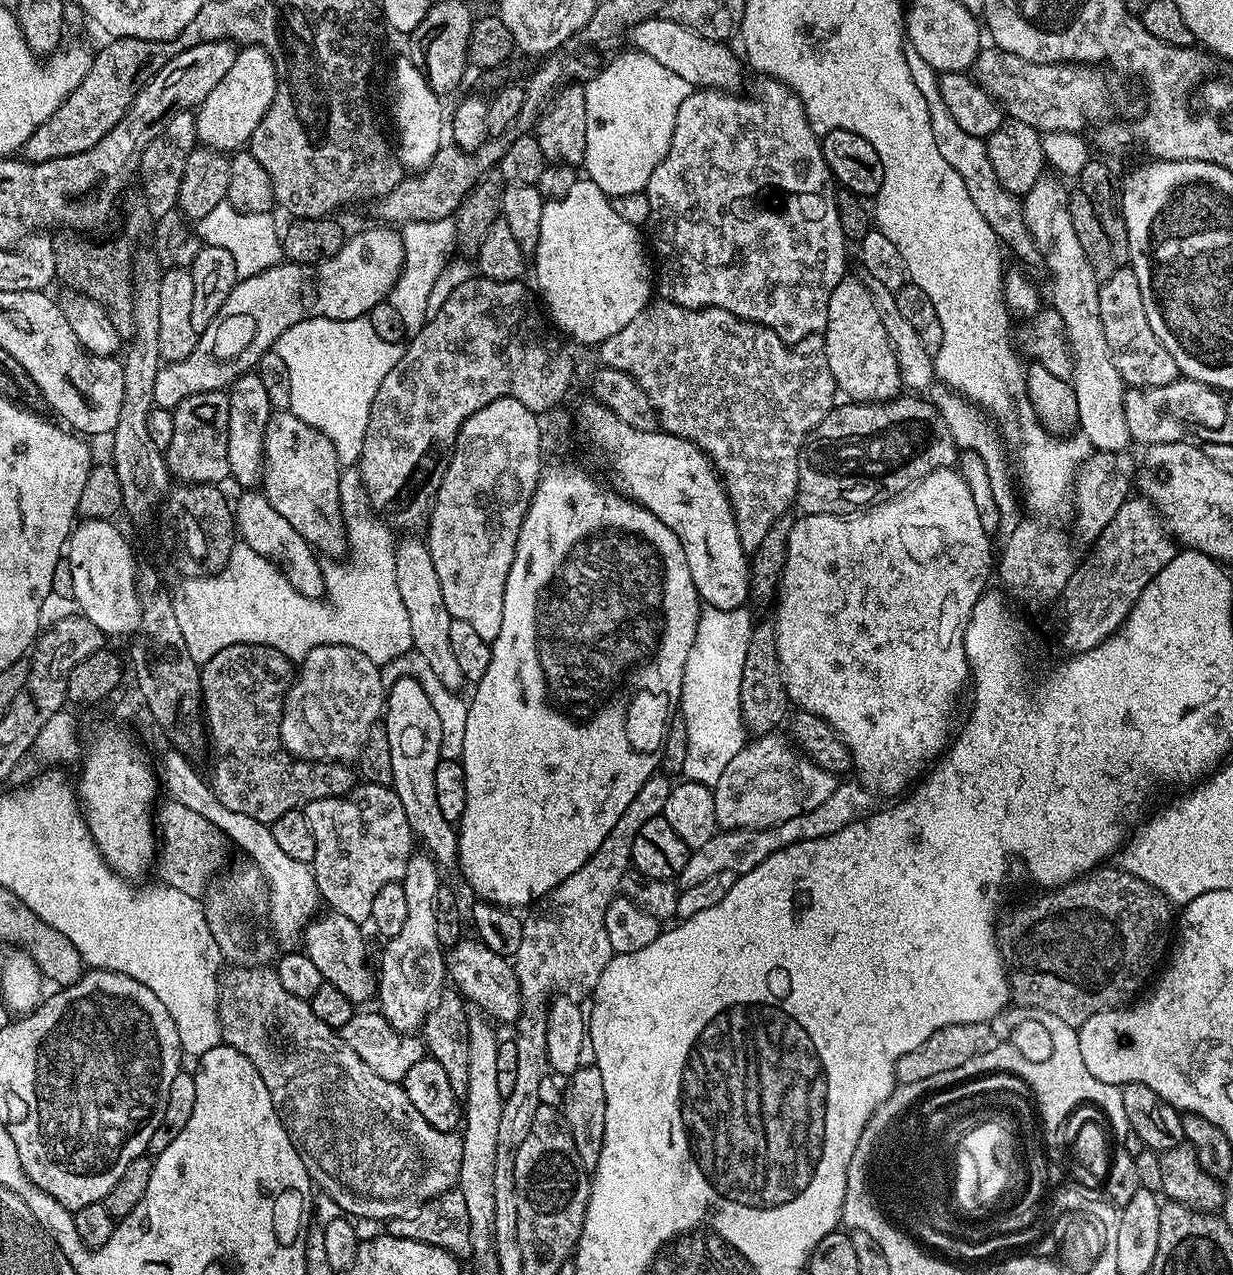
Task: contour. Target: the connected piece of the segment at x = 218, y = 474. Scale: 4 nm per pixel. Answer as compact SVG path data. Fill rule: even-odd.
M227 391L190 394L185 400L180 400L176 408L171 409L171 414L174 418L174 435L166 450L169 473L185 484L219 485L220 480L227 481L226 438L230 414Z

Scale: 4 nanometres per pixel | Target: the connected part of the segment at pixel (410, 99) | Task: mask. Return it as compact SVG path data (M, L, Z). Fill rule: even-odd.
M404 54L392 68L392 96L392 124L397 128L395 143L400 163L408 170L427 169L442 145L440 131L446 128L446 108L444 112L441 97L428 85L419 66L412 63L411 55Z

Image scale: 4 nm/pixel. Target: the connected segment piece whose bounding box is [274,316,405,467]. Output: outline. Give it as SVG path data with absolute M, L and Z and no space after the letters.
M315 316L298 322L298 326L290 326L282 334L282 338L278 338L274 350L278 358L286 362L286 370L290 370L290 411L302 418L302 422L330 438L341 467L359 463L374 395L386 374L401 360L404 349L403 345L381 340L374 334L374 329L365 316L346 320Z

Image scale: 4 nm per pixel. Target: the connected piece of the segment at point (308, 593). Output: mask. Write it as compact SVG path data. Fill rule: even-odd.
M246 490L240 495L242 496L234 502L233 519L241 541L250 546L255 553L262 554L268 560L281 565L281 571L300 595L315 600L321 599L326 592L323 565L312 546L305 542L278 510L270 506L263 493Z

